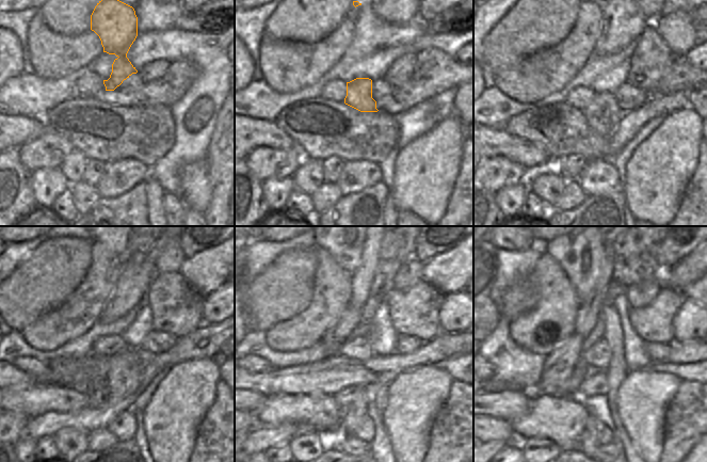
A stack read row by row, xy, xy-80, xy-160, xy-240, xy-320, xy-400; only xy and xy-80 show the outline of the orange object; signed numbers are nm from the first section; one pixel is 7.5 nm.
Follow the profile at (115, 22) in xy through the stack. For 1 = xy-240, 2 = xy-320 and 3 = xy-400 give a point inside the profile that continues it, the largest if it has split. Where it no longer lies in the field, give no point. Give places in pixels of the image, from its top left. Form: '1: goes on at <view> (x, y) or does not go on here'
1: goes on at xy-240 (126, 383)
2: goes on at xy-320 (352, 414)
3: goes on at xy-400 (589, 439)

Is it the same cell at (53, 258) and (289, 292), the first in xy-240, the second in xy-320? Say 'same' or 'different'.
same

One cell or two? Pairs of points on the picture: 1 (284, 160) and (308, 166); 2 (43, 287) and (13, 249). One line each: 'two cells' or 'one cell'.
1: two cells
2: two cells

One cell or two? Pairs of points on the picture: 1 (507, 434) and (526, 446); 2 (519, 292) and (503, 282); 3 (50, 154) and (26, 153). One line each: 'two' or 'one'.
1: two
2: two
3: one

